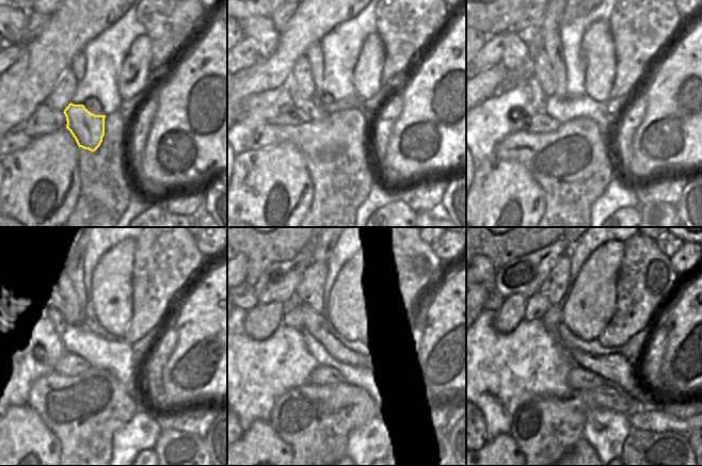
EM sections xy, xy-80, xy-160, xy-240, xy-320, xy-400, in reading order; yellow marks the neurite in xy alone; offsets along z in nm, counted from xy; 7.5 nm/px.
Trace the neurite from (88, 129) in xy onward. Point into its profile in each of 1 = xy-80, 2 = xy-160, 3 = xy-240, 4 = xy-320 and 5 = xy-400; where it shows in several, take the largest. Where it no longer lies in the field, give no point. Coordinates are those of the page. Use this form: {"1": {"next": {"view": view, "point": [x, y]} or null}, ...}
{"1": {"next": {"view": "xy-80", "point": [315, 112]}}, "2": {"next": {"view": "xy-160", "point": [538, 98]}}, "3": {"next": {"view": "xy-240", "point": [45, 319]}}, "4": {"next": {"view": "xy-320", "point": [293, 318]}}, "5": {"next": {"view": "xy-400", "point": [536, 306]}}}

